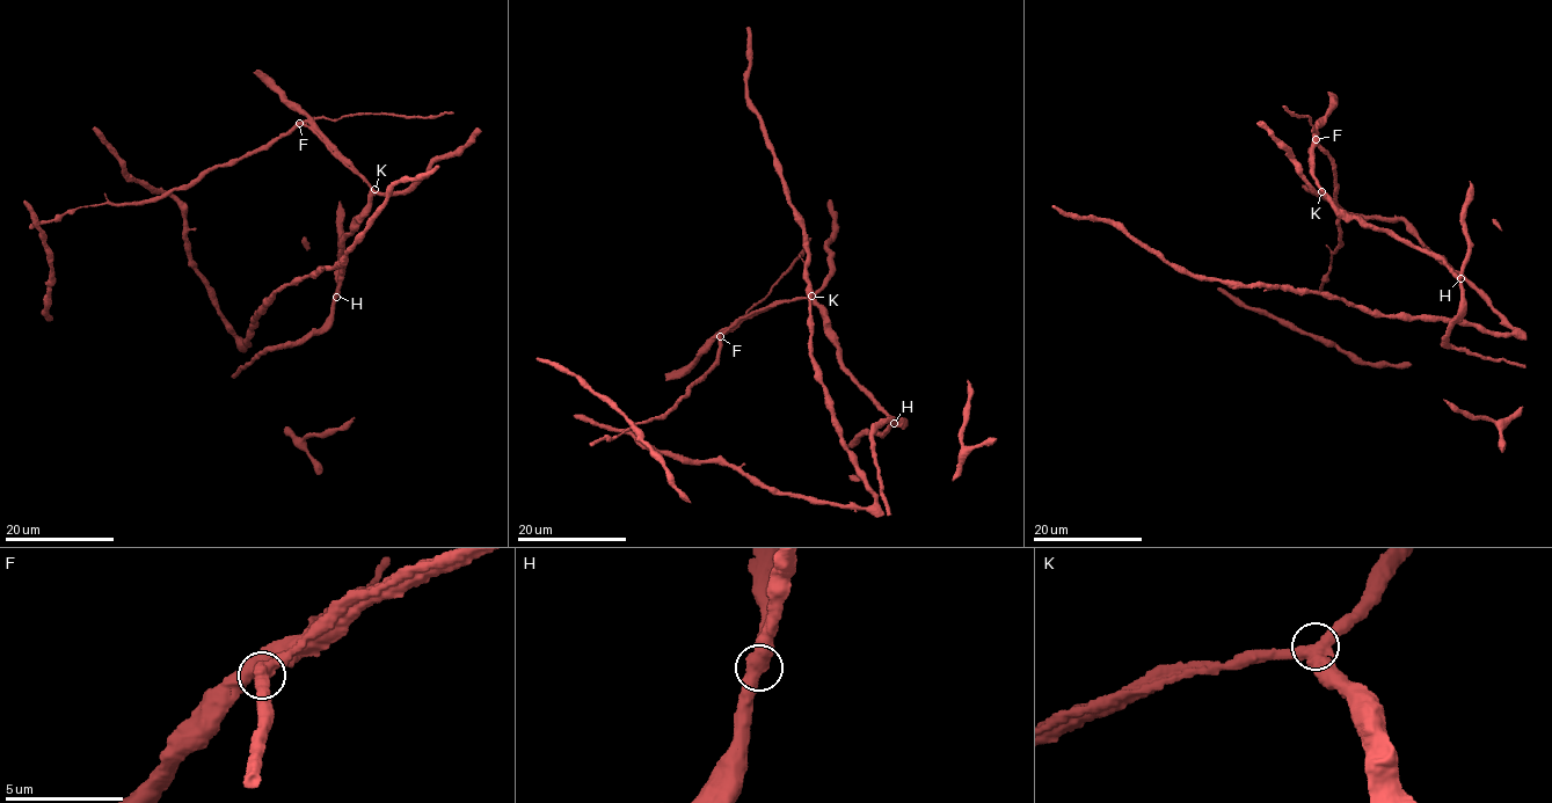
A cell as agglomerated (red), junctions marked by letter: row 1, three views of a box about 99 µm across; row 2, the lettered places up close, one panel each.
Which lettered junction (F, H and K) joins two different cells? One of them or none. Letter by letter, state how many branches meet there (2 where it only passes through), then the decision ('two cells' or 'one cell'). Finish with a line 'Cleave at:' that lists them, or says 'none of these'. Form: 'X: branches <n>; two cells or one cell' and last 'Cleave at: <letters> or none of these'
F: branches 3; two cells
H: branches 3; one cell
K: branches 3; one cell
Cleave at: F

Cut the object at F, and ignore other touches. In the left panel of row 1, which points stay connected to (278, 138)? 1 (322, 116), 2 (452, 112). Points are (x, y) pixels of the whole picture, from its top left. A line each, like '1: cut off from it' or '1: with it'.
1: cut off from it
2: cut off from it

